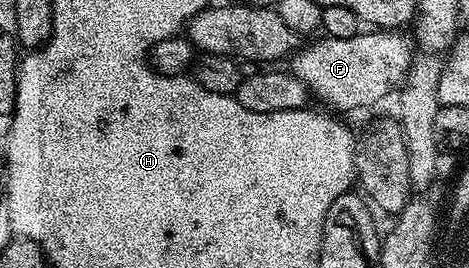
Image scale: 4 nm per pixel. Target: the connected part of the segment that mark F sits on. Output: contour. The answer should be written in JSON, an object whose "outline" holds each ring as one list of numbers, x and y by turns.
{"outline":[[362,31,354,39,334,39,324,35,319,39,312,39,308,46,297,48,290,58,290,71,308,89,313,98,325,101,327,108,341,109,348,113,351,109,368,109,376,105,388,92,403,85,408,70,412,68,414,60,413,42,403,37,400,31]]}

